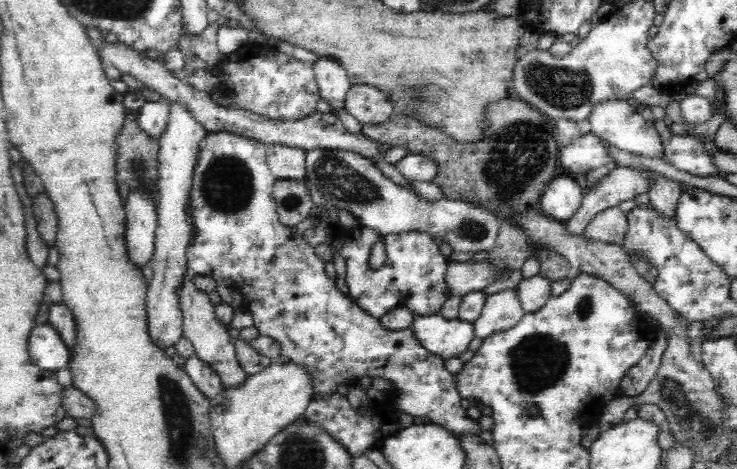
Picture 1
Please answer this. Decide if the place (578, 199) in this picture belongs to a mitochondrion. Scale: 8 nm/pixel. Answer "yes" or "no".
no

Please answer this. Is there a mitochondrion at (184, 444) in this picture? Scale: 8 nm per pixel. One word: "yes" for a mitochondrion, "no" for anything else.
yes

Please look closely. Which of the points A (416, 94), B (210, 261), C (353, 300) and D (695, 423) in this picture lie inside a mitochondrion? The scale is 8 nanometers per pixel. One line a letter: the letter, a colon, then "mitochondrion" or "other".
A: mitochondrion
B: other
C: other
D: mitochondrion

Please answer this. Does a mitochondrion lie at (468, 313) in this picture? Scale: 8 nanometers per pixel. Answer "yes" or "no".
no

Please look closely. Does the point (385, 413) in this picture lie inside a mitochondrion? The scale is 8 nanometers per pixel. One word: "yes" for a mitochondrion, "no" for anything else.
no

